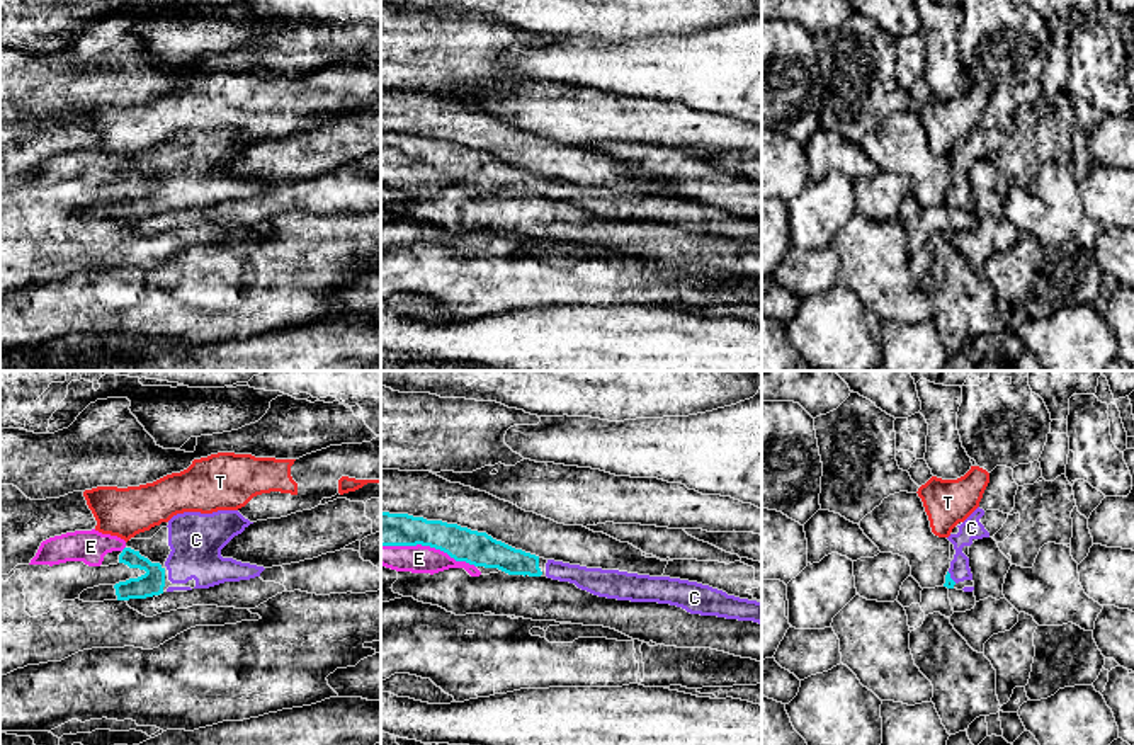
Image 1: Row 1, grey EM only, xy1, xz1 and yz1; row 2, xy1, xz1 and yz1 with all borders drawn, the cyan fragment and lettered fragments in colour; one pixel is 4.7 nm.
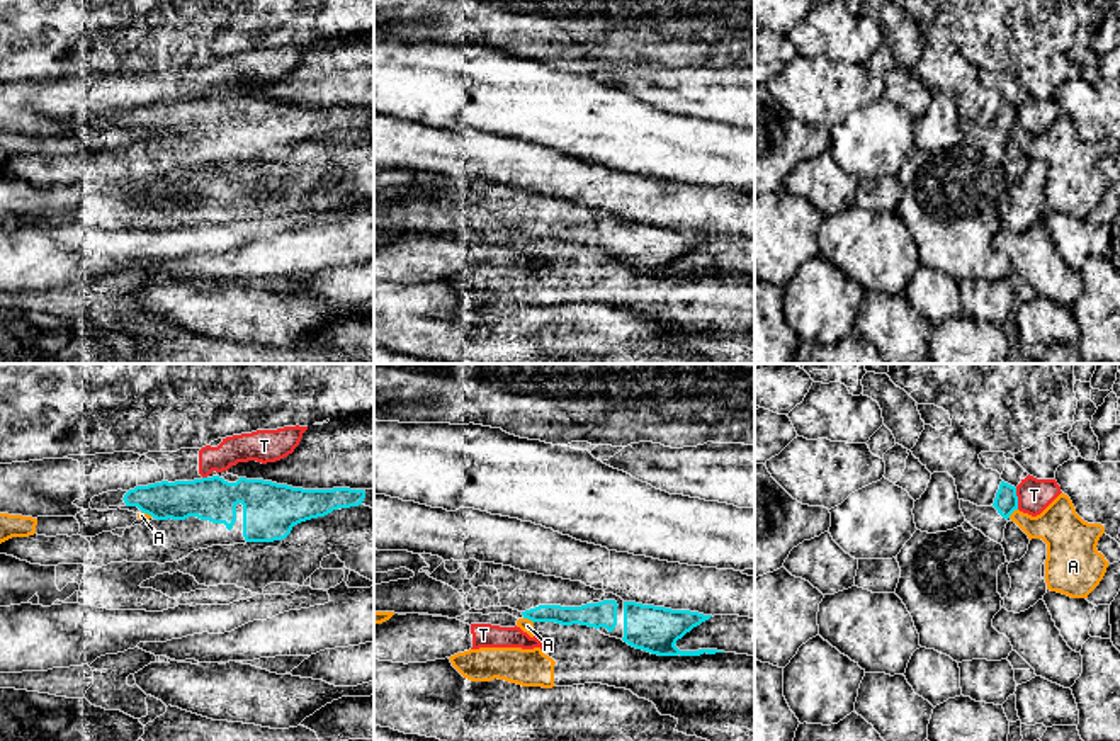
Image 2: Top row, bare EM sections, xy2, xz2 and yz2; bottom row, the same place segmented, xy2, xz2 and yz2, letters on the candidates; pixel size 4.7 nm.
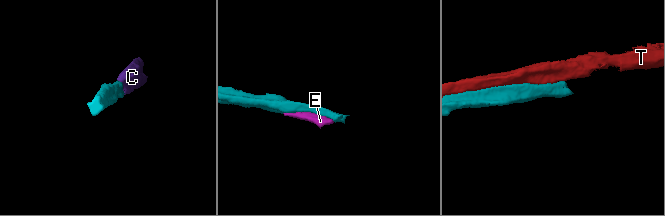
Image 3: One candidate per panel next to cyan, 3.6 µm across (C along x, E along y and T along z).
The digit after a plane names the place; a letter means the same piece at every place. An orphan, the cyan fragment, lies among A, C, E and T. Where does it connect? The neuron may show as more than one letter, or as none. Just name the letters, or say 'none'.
C, E

